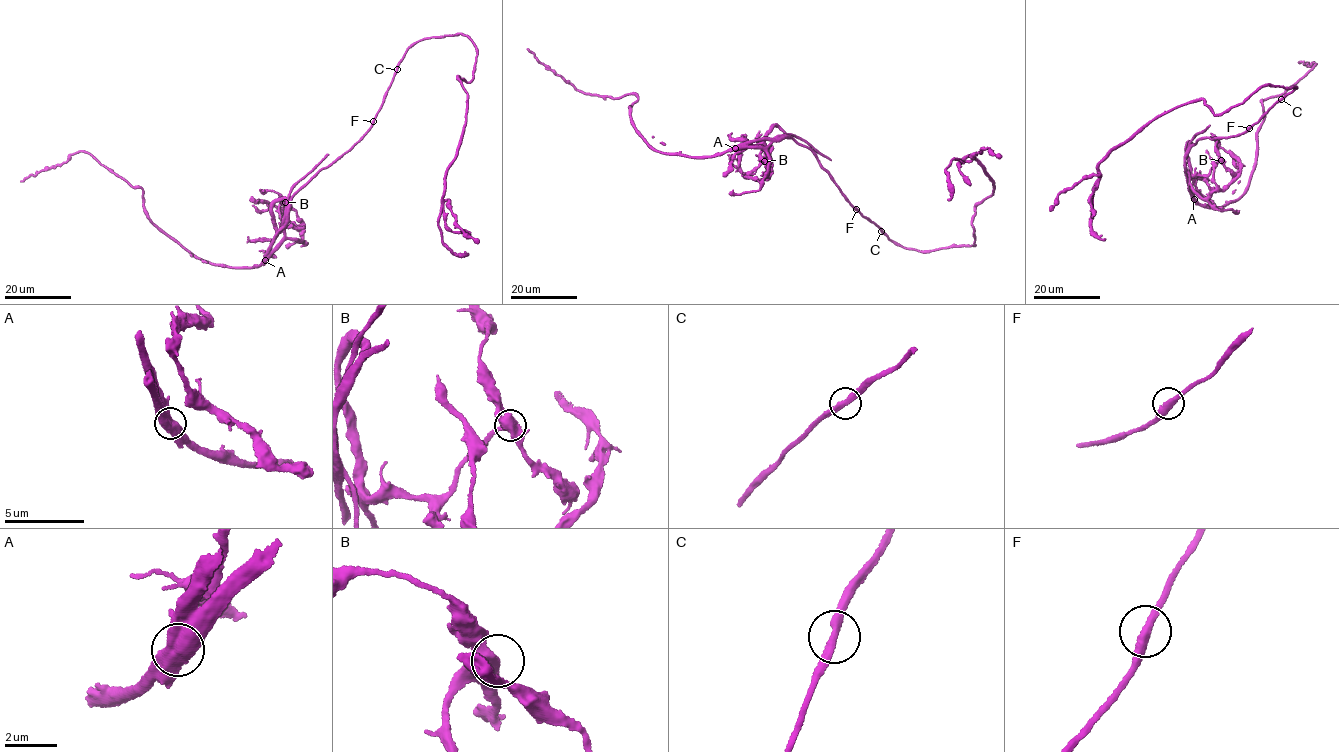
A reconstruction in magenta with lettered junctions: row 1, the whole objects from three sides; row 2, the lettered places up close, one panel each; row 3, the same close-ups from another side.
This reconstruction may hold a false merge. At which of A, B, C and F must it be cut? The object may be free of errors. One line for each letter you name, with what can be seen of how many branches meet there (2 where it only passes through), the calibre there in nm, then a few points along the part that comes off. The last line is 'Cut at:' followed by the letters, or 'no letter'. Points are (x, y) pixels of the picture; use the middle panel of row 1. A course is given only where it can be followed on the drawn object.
A: branches 2; calibre 700 nm; course (735, 148), (755, 146), (765, 151), (769, 161), (766, 178), (746, 178), (742, 174), (740, 147), (745, 135)
Cut at: A

